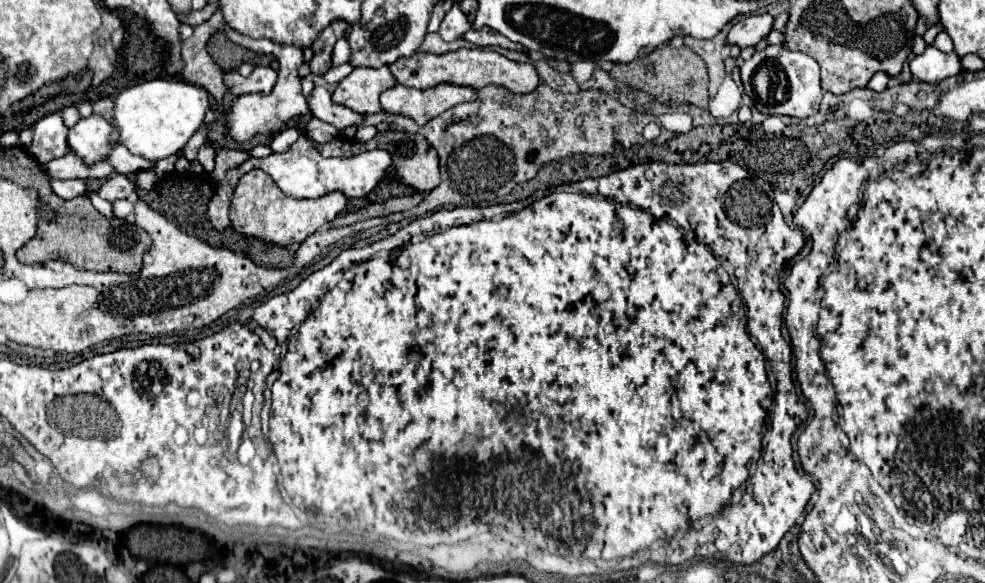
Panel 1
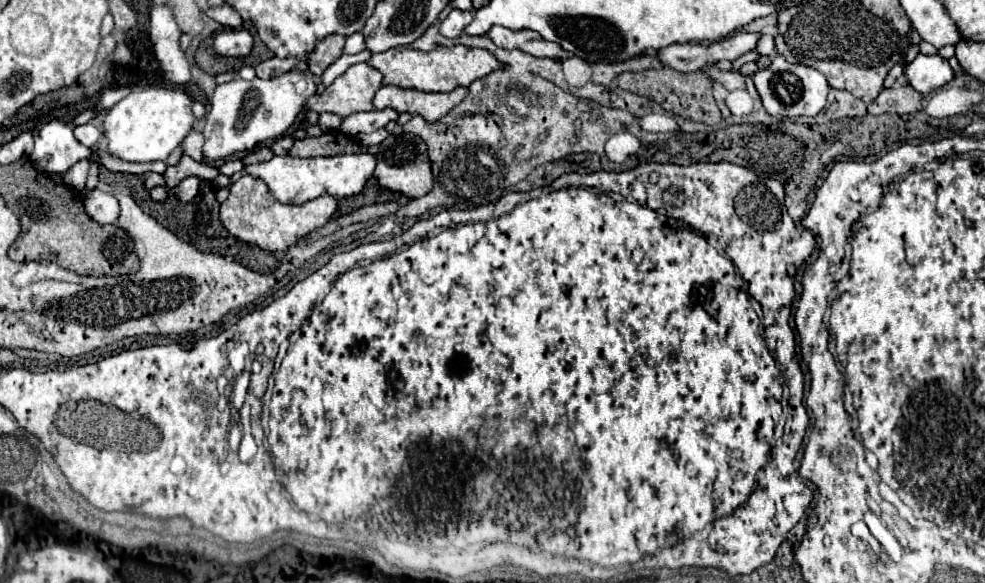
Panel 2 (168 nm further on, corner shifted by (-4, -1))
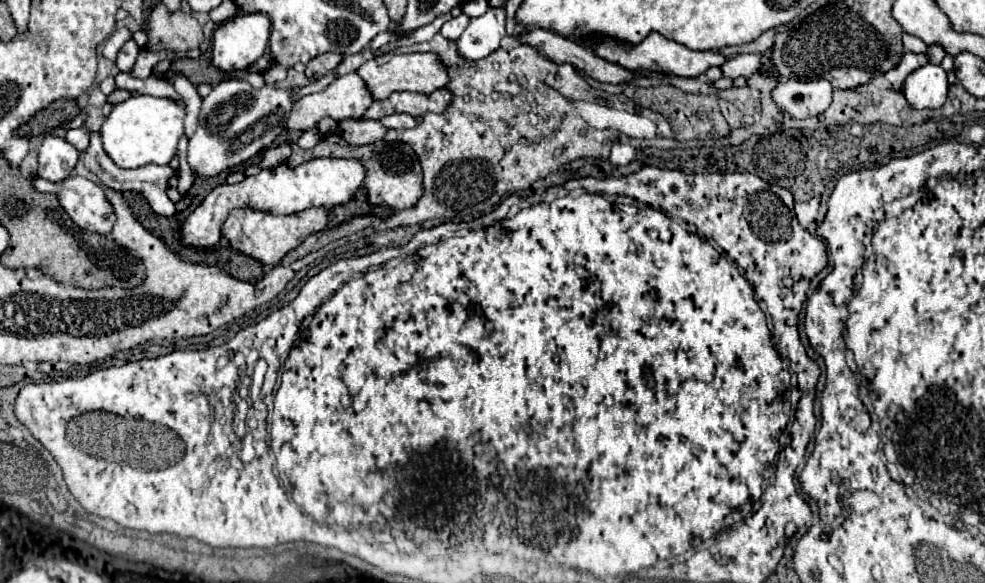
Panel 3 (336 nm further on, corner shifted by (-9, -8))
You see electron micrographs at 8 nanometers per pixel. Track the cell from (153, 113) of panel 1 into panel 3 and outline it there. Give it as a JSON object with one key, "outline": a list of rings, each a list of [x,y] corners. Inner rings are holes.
{"outline":[[[131,96],[129,100],[113,106],[111,114],[101,126],[101,138],[105,152],[119,168],[141,168],[145,164],[167,166],[177,154],[177,142],[183,136],[183,106],[167,98],[155,96]]]}

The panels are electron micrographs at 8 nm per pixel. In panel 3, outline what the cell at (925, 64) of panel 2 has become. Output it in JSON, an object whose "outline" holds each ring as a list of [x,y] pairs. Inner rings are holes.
{"outline":[[[925,64],[907,76],[901,92],[905,94],[909,104],[919,110],[921,108],[941,108],[949,92],[947,74],[937,64]]]}

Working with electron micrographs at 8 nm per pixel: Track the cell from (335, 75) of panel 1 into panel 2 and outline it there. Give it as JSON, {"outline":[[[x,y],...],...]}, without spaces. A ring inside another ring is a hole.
{"outline":[[[364,49],[364,51],[356,53],[356,55],[348,55],[348,53],[344,53],[340,59],[336,59],[336,61],[322,73],[322,85],[330,85],[330,83],[332,83],[338,75],[342,75],[350,65],[360,63],[360,61],[368,61],[368,59],[370,59],[368,49]]]}

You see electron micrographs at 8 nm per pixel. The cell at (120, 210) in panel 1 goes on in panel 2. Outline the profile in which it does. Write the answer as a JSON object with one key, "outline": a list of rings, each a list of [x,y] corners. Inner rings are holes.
{"outline":[[[90,189],[86,193],[86,197],[82,197],[82,203],[84,203],[88,217],[92,217],[96,223],[104,225],[104,223],[116,223],[118,221],[120,205],[110,191]]]}

